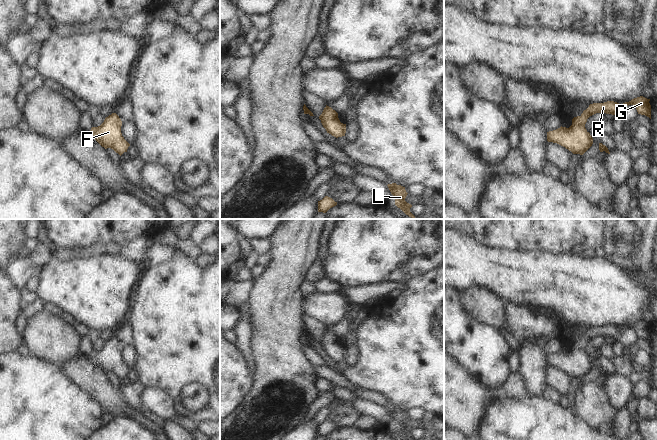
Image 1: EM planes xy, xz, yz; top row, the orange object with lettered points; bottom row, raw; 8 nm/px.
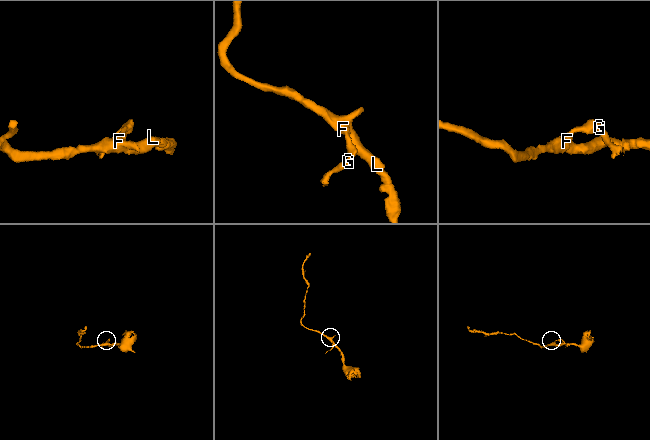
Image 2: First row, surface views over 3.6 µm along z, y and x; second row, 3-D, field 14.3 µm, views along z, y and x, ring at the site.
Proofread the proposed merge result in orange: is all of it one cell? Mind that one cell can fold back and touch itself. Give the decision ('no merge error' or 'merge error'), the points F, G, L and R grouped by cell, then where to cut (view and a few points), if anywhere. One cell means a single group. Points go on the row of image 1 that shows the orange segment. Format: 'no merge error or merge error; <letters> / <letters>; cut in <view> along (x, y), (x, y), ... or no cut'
no merge error; F G L R; no cut

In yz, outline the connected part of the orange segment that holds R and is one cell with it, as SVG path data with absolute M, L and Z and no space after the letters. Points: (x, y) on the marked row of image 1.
M640 96L623 104L614 101L590 104L580 116L572 119L572 125L569 128L561 126L556 130L547 132L547 141L563 146L573 154L583 155L593 144L593 138L585 128L587 119L590 116L596 113L606 113L619 117L628 105L633 105L638 114L645 115L651 119L649 101L650 99Z

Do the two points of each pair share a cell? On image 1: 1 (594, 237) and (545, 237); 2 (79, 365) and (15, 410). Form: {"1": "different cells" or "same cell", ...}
{"1": "same cell", "2": "different cells"}

